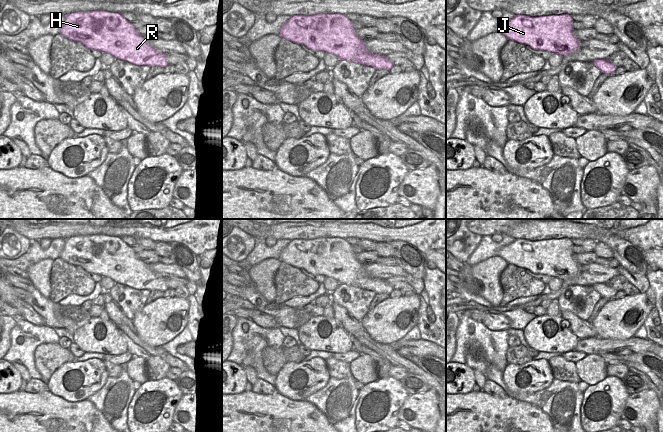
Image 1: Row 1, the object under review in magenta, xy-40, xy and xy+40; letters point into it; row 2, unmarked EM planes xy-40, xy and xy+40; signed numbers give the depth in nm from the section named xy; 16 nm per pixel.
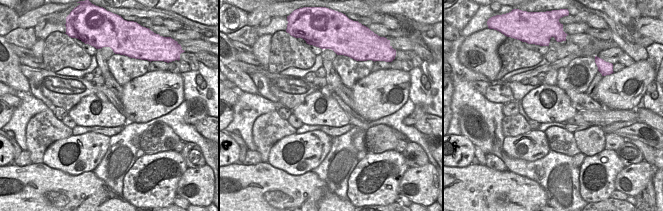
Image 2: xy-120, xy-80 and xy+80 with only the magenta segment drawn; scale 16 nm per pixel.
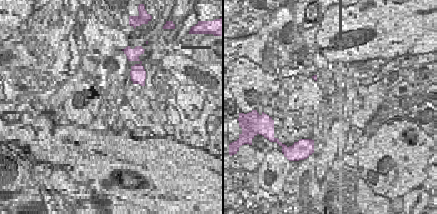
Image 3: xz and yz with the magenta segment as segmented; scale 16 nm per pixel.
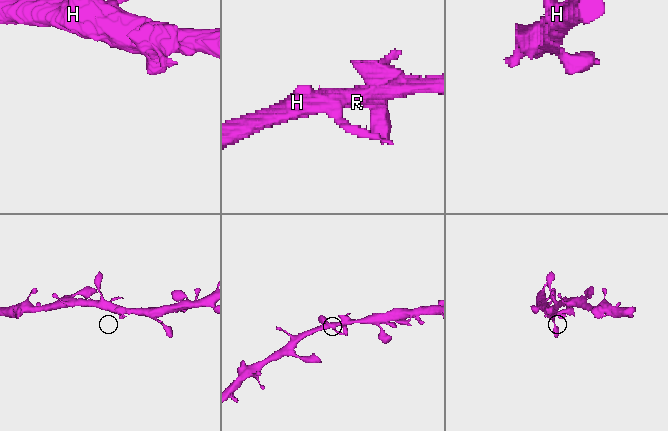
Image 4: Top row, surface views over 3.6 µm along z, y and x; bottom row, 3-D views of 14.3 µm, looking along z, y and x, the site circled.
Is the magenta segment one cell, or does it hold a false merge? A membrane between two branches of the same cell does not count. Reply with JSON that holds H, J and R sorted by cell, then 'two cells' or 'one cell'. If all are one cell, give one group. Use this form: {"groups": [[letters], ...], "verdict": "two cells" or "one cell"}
{"groups": [["H", "J", "R"]], "verdict": "one cell"}

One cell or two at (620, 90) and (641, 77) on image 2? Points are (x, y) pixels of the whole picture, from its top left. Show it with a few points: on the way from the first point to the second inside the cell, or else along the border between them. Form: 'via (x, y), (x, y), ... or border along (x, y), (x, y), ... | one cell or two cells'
via (623, 84), (627, 79), (635, 77) | one cell

